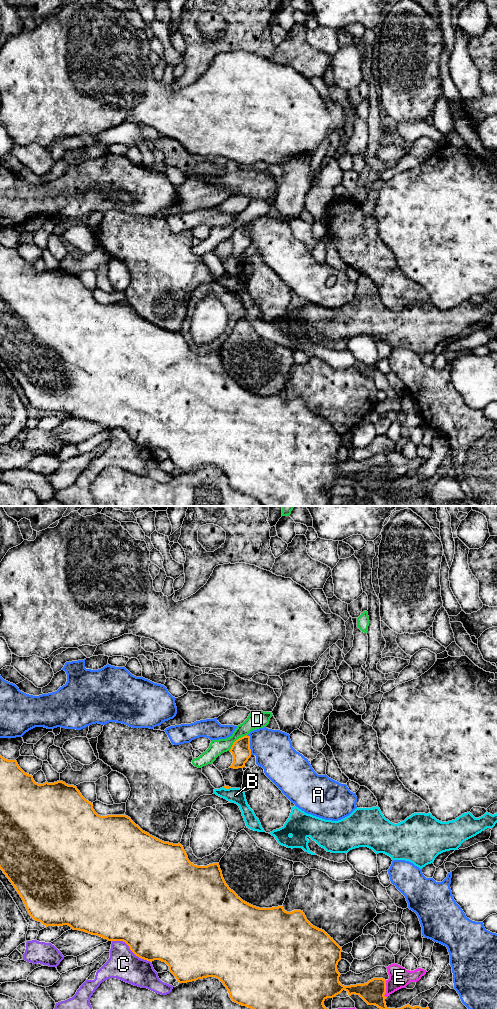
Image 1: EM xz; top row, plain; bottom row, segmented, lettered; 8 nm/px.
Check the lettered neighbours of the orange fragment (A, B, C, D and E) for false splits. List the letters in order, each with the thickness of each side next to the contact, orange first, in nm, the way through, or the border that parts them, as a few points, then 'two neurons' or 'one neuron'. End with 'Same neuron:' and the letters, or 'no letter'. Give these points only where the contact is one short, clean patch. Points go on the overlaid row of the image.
A: 150 nm thick on the orange side, 300 nm on the other; two neurons
B: 30 nm thick on the orange side, 130 nm on the other; two neurons
C: 500 nm thick on the orange side, 240 nm on the other; two neurons
D: 150 nm thick on the orange side, 140 nm on the other; two neurons
E: 190 nm thick on the orange side, 170 nm on the other; two neurons
Same neuron: no letter

